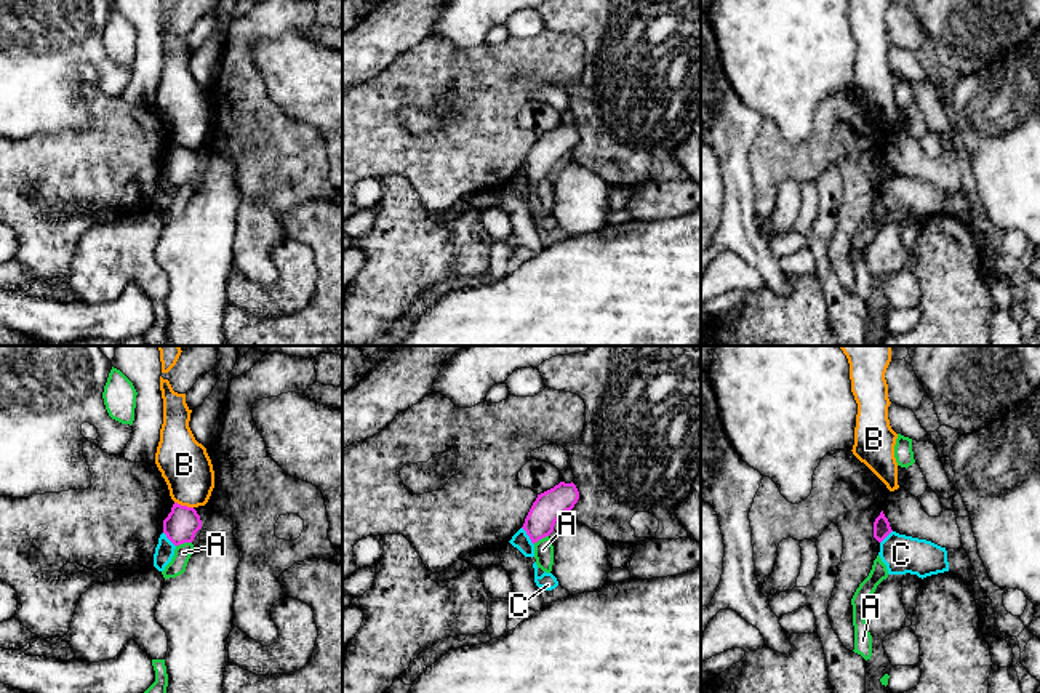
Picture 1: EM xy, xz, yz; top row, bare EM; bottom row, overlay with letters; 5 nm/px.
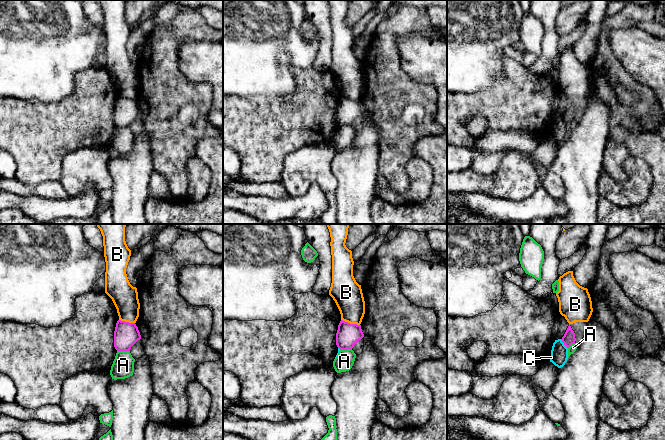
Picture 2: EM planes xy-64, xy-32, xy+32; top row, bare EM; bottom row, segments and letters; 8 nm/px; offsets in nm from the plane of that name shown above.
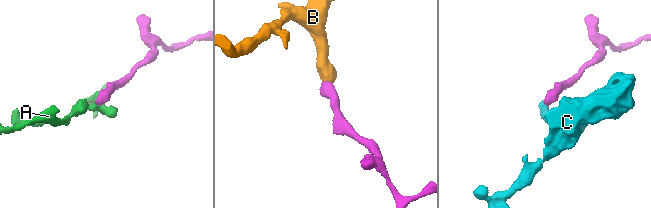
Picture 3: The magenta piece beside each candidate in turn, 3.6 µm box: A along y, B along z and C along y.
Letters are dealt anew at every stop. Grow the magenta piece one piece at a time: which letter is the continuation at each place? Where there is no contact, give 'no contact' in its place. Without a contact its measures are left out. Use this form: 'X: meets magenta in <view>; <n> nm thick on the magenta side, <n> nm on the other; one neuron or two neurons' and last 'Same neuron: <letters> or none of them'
A: meets magenta in xy; 170 nm thick on the magenta side, 90 nm on the other; two neurons
B: meets magenta in xy; 170 nm thick on the magenta side, 260 nm on the other; two neurons
C: meets magenta in xz; 160 nm thick on the magenta side, 90 nm on the other; two neurons
Same neuron: none of them

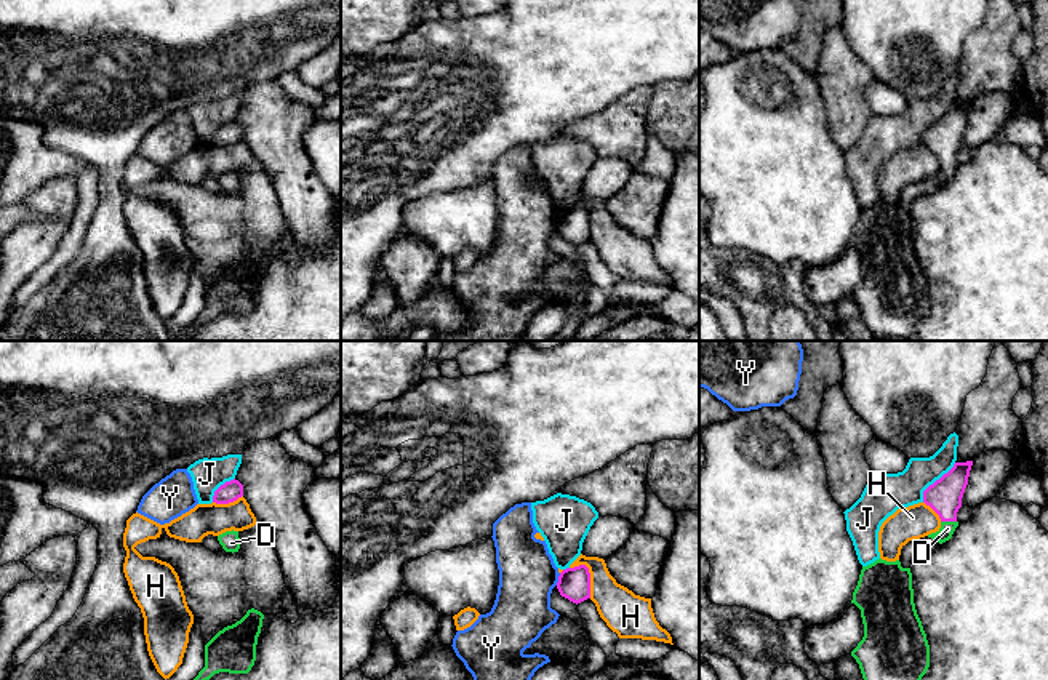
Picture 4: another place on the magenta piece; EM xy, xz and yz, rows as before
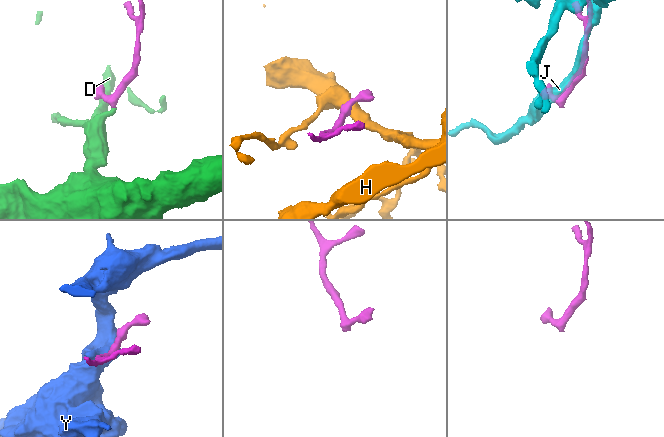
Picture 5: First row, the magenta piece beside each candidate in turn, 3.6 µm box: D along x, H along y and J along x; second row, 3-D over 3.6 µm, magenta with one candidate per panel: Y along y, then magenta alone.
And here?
D: meets magenta in yz; 180 nm thick on the magenta side, 70 nm on the other; one neuron
H: meets magenta in xz; 160 nm thick on the magenta side, 200 nm on the other; two neurons
J: meets magenta in yz; 180 nm thick on the magenta side, 190 nm on the other; two neurons
Y: meets magenta in xz; 160 nm thick on the magenta side, 300 nm on the other; two neurons
Same neuron: D

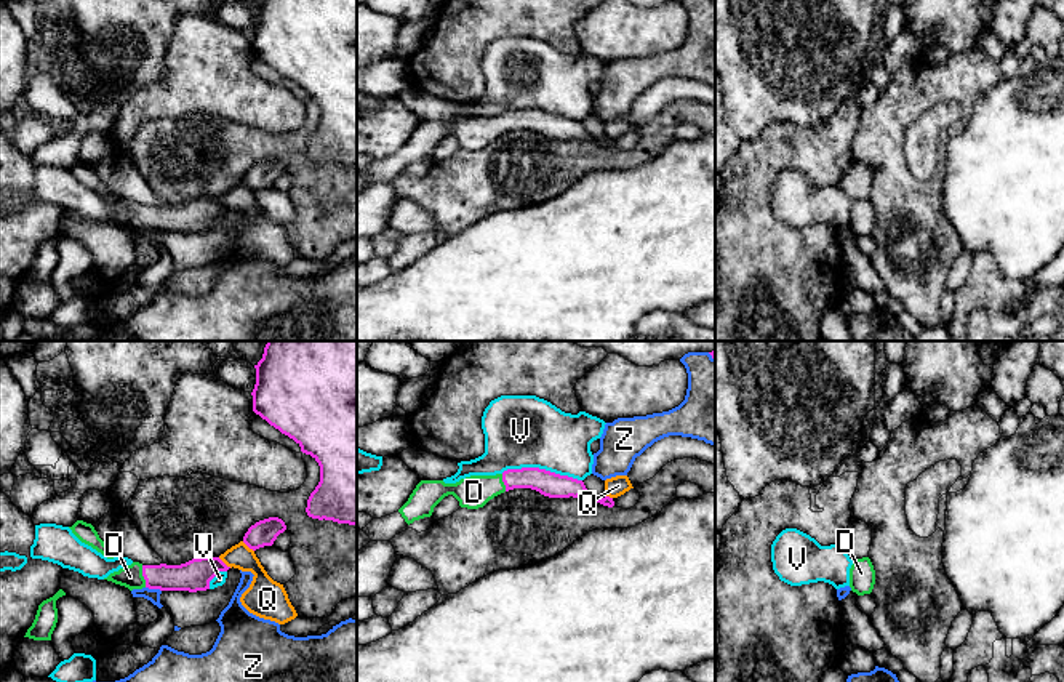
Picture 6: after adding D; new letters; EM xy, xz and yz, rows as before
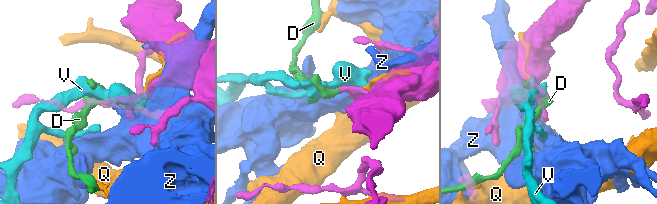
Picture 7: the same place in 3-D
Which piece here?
D: meets magenta in xy; 150 nm thick on the magenta side, 120 nm on the other; one neuron
Q: meets magenta in xy; 160 nm thick on the magenta side, 150 nm on the other; two neurons
V: meets magenta in xz; 130 nm thick on the magenta side, 360 nm on the other; two neurons
Z: meets magenta in xy; 160 nm thick on the magenta side, 60 nm on the other; two neurons
Same neuron: D

